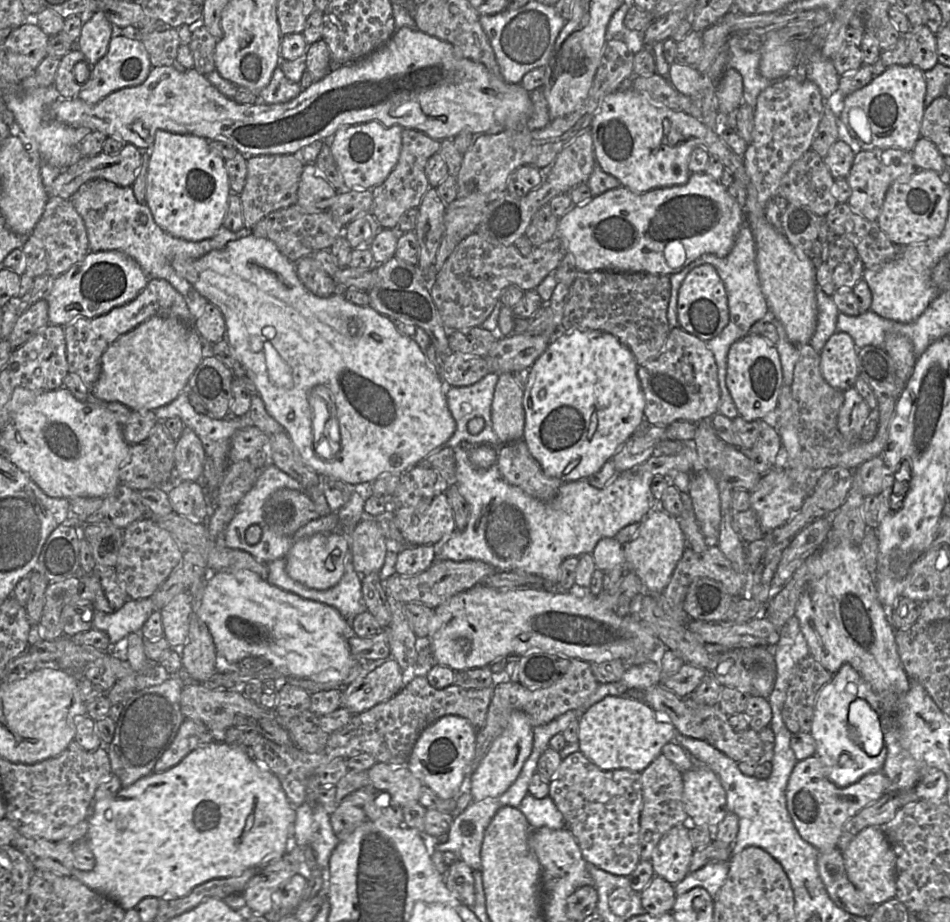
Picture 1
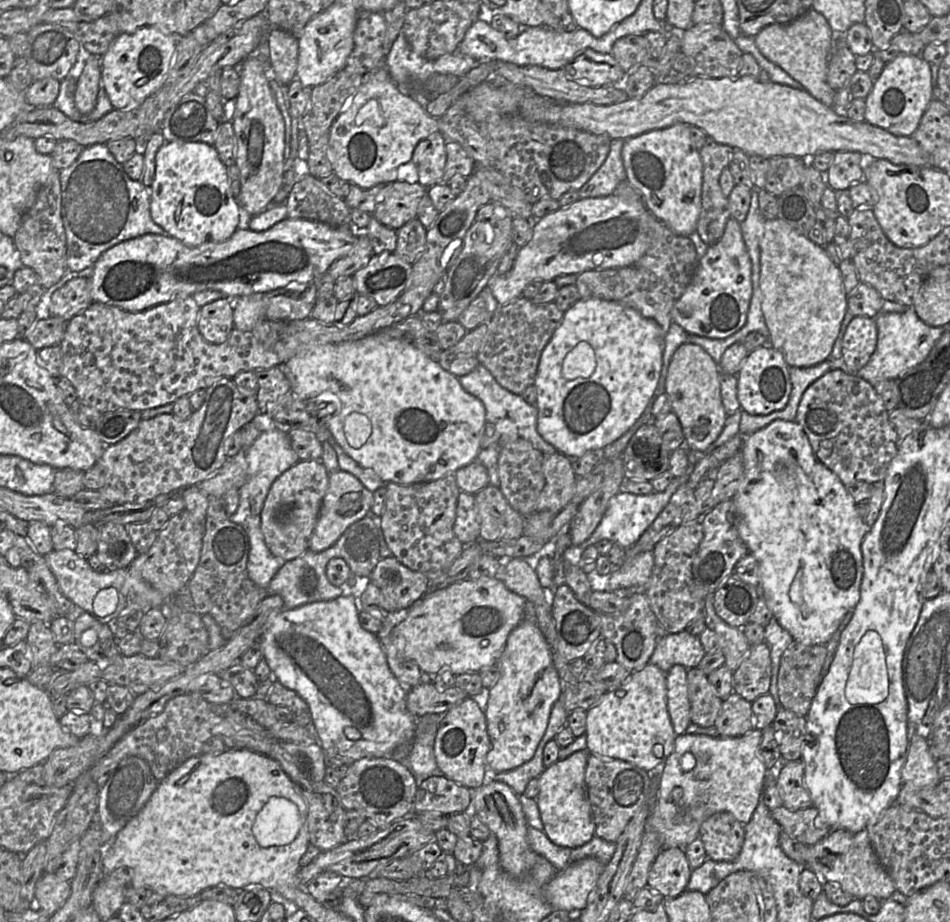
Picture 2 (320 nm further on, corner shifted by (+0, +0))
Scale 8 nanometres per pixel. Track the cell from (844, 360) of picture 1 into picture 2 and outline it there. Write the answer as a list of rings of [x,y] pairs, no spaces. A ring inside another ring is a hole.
[[[854,316],[848,324],[842,340],[842,361],[850,371],[863,368],[877,345],[875,318]]]

